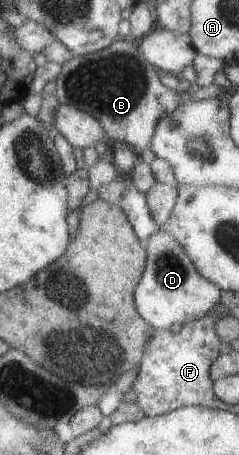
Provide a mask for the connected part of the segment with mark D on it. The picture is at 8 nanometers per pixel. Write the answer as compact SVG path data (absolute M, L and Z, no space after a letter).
M159 228L153 235L149 236L146 243L146 261L143 277L135 288L134 304L137 307L137 313L155 330L169 330L173 323L182 323L185 325L190 321L202 318L209 314L219 303L221 290L217 285L205 279L193 265L187 252L175 241L169 232Z

